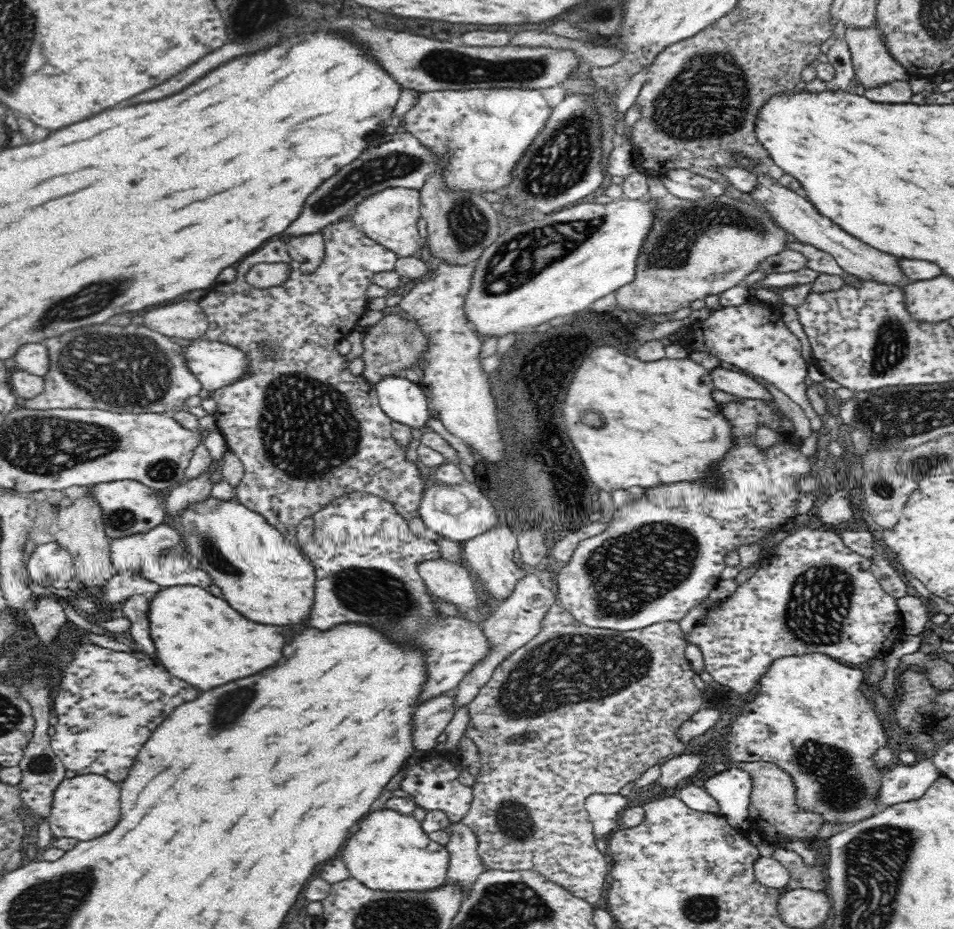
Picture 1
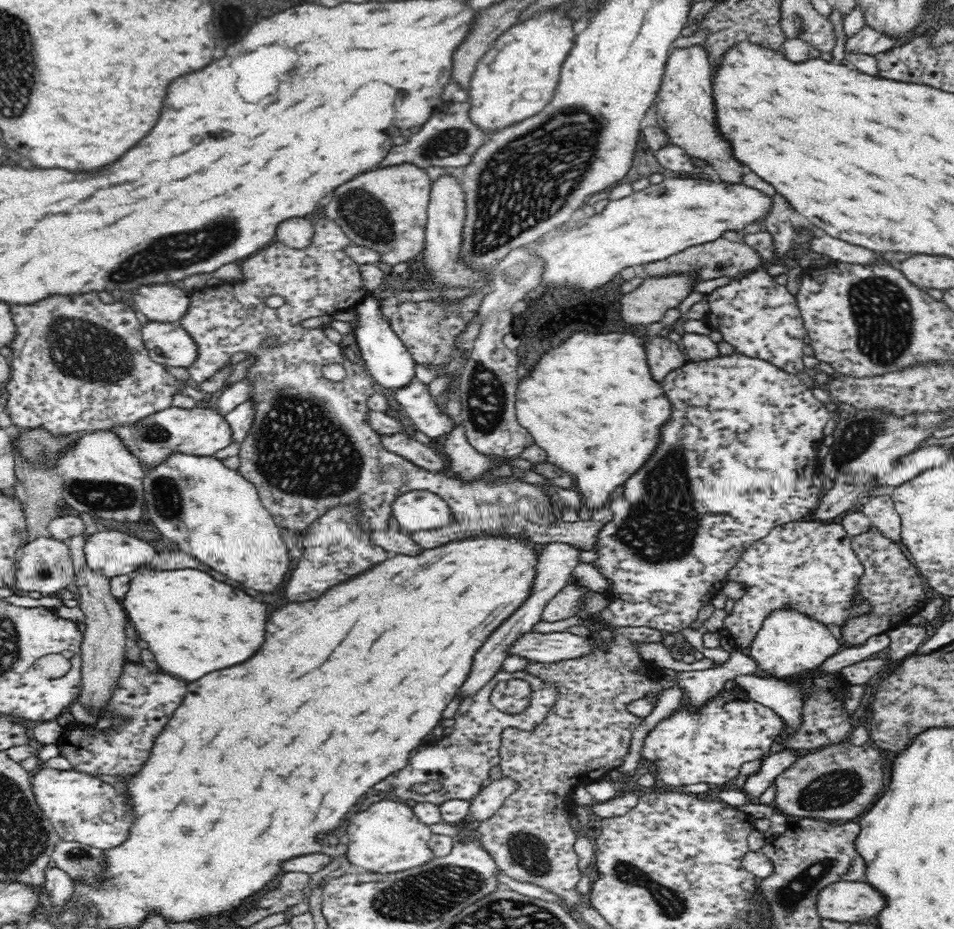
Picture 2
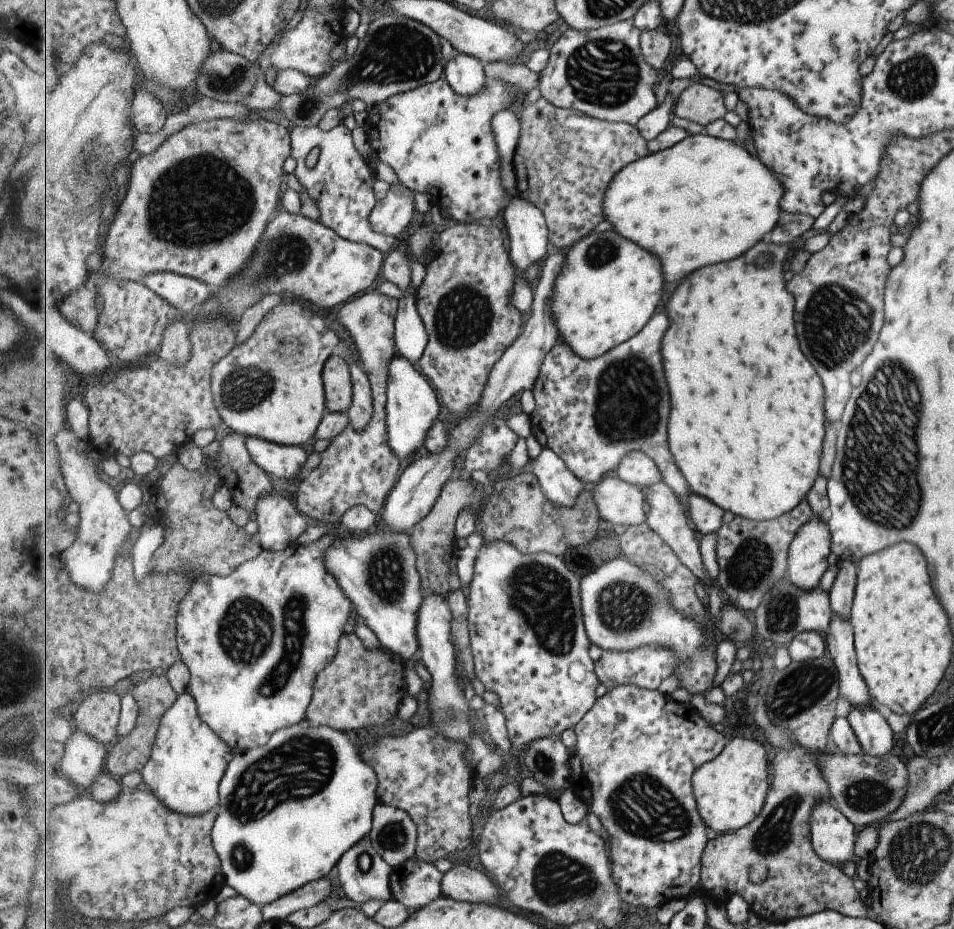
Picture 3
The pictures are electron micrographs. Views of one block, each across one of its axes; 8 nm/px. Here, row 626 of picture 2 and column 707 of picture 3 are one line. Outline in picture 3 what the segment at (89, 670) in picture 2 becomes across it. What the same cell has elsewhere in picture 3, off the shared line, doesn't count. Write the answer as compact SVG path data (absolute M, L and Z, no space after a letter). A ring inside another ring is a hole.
M694 83L677 99L675 114L705 127L725 118L727 106L722 91Z

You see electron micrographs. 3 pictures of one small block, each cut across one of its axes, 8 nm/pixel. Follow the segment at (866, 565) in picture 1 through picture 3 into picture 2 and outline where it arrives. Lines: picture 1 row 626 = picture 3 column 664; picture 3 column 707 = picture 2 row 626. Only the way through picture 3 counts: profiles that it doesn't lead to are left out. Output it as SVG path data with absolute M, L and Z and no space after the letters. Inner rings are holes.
M820 520L796 521L777 526L762 540L750 545L740 560L729 570L727 578L738 582L745 589L744 596L735 601L732 614L726 615L722 628L718 631L725 640L730 639L736 649L749 648L763 622L770 613L780 609L794 609L826 627L838 626L840 630L850 620L858 617L871 617L873 606L863 598L857 588L865 568L861 558L854 552L851 538L846 529L838 524L820 524Z

